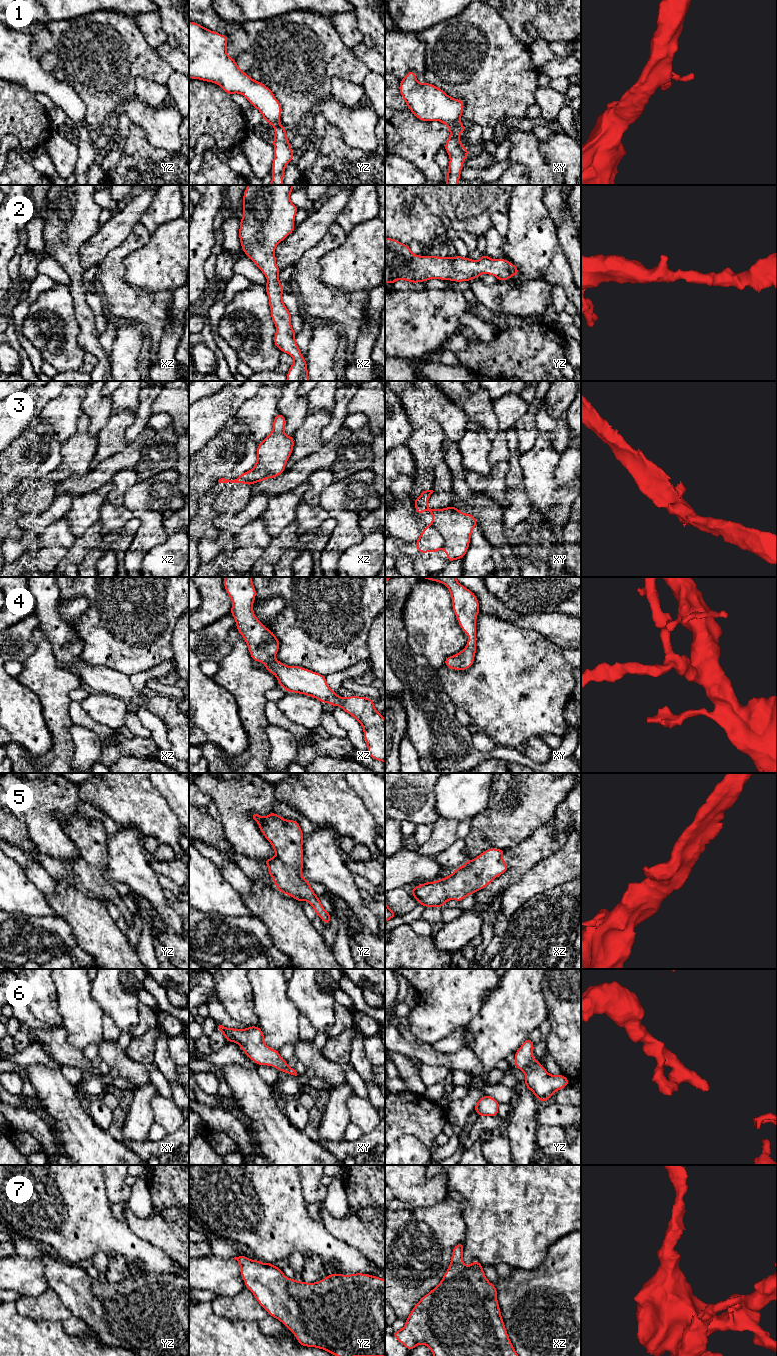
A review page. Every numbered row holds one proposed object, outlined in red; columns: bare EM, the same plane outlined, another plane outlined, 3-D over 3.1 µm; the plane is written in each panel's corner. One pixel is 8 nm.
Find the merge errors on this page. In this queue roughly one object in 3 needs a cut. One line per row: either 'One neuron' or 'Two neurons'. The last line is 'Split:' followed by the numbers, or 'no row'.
1: Two neurons
2: One neuron
3: Two neurons
4: One neuron
5: One neuron
6: One neuron
7: One neuron
Split: 1, 3

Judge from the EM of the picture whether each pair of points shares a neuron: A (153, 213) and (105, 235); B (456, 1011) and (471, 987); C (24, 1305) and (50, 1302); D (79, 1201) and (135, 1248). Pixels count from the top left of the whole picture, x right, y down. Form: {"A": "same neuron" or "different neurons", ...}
{"A": "different neurons", "B": "same neuron", "C": "same neuron", "D": "same neuron"}

